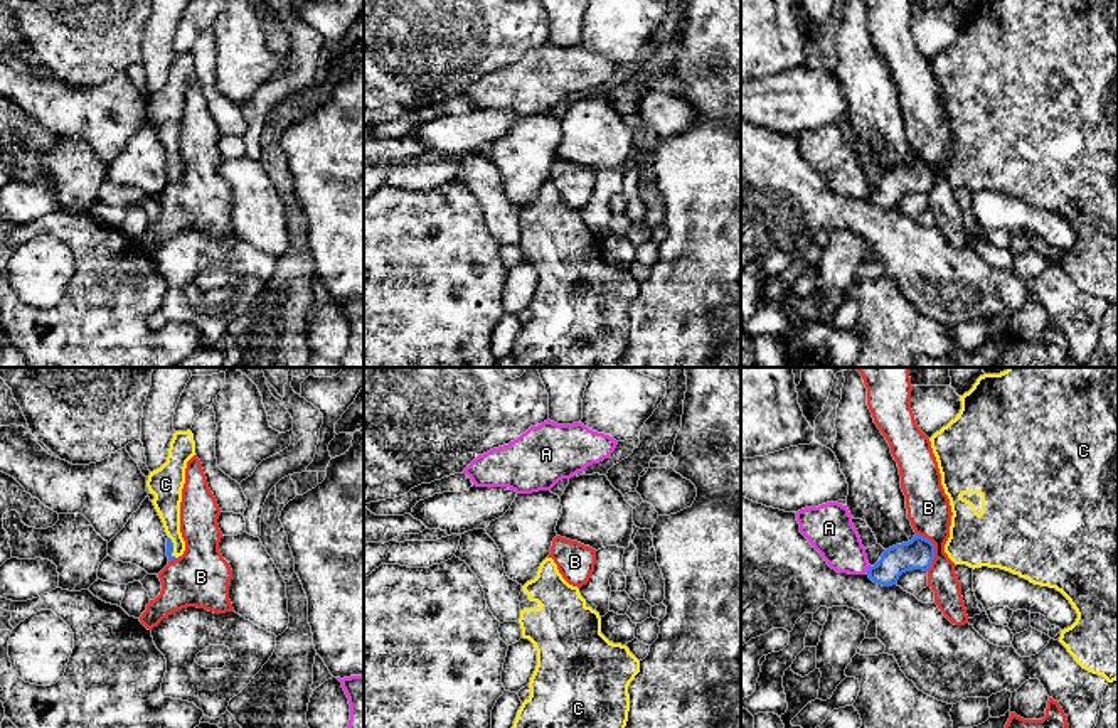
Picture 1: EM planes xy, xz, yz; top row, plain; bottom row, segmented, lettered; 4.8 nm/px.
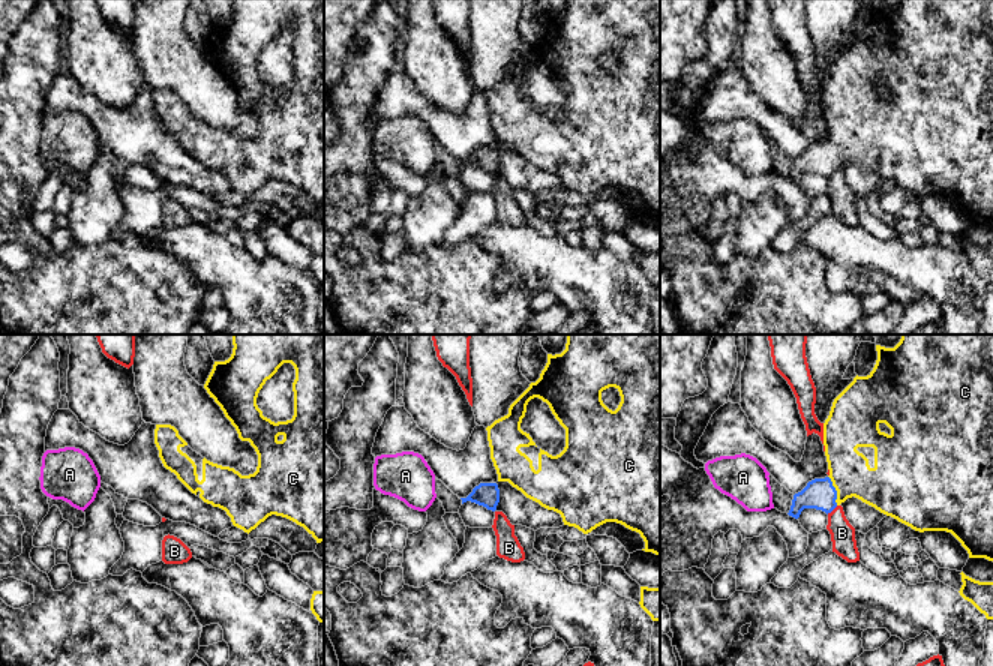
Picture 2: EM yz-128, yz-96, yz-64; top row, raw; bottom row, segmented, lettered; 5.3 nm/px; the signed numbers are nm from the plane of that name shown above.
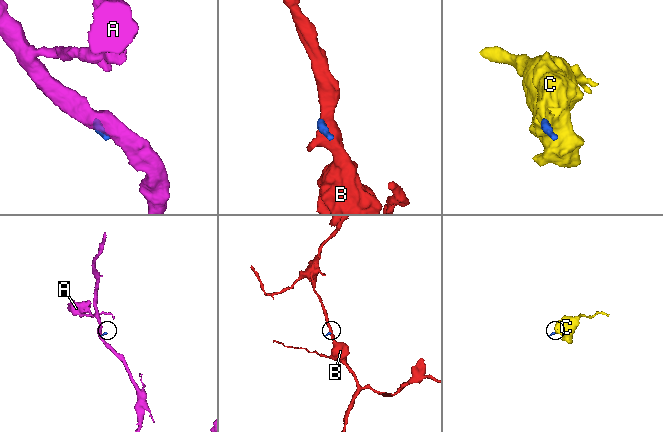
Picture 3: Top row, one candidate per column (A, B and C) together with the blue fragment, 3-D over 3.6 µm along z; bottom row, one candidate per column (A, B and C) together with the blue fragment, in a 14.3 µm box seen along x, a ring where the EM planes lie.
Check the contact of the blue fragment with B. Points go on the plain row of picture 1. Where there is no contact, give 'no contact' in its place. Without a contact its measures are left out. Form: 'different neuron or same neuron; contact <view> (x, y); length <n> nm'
different neuron; contact yz (933, 172); length 190 nm

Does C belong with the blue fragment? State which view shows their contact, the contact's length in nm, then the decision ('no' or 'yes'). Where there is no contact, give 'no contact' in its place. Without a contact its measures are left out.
xy | 120 nm | yes

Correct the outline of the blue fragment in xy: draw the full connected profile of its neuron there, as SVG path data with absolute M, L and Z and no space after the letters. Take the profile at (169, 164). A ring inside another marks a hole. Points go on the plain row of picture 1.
M190 52L175 54L170 64L167 84L150 94L146 115L153 125L165 155L168 184L178 182L185 174L180 155L180 125L185 106L187 84L195 78L195 64Z

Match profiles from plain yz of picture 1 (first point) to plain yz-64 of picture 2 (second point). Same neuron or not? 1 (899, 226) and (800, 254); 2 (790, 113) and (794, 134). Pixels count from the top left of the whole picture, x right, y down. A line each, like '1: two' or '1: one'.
1: two
2: one

